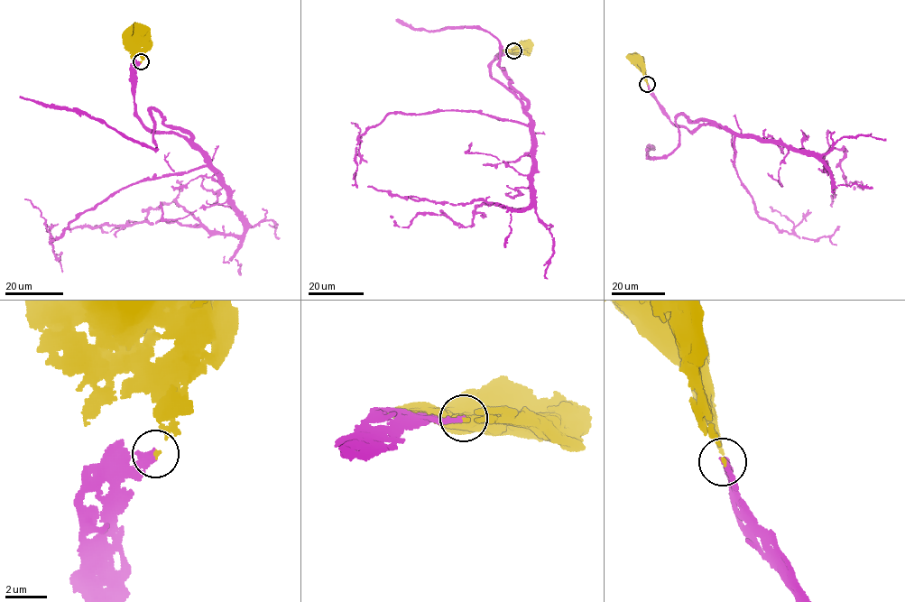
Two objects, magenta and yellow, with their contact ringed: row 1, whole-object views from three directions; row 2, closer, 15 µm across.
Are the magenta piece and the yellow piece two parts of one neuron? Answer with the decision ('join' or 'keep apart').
join

